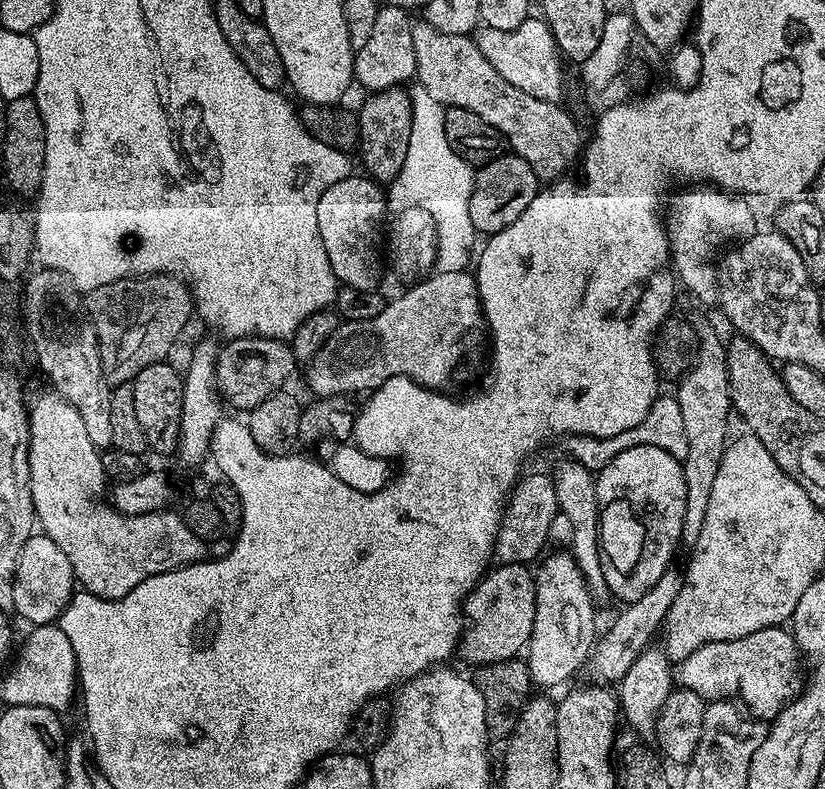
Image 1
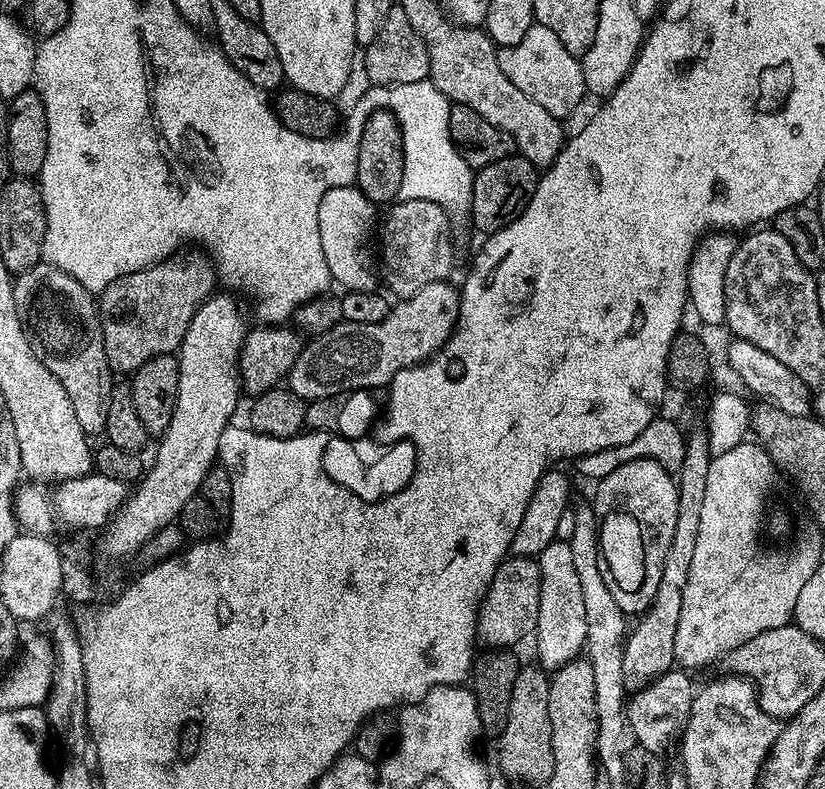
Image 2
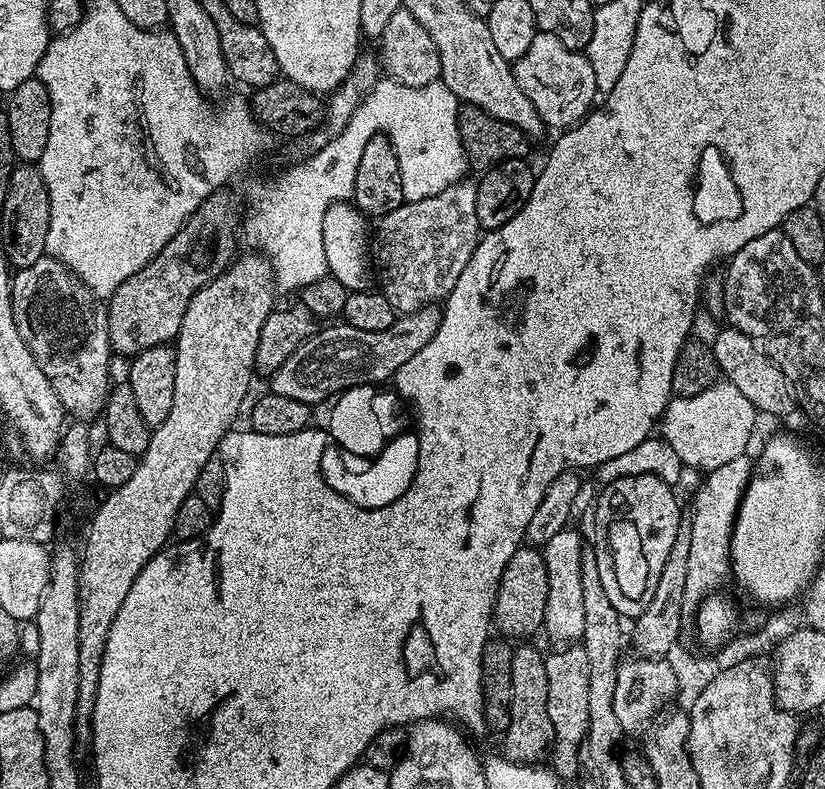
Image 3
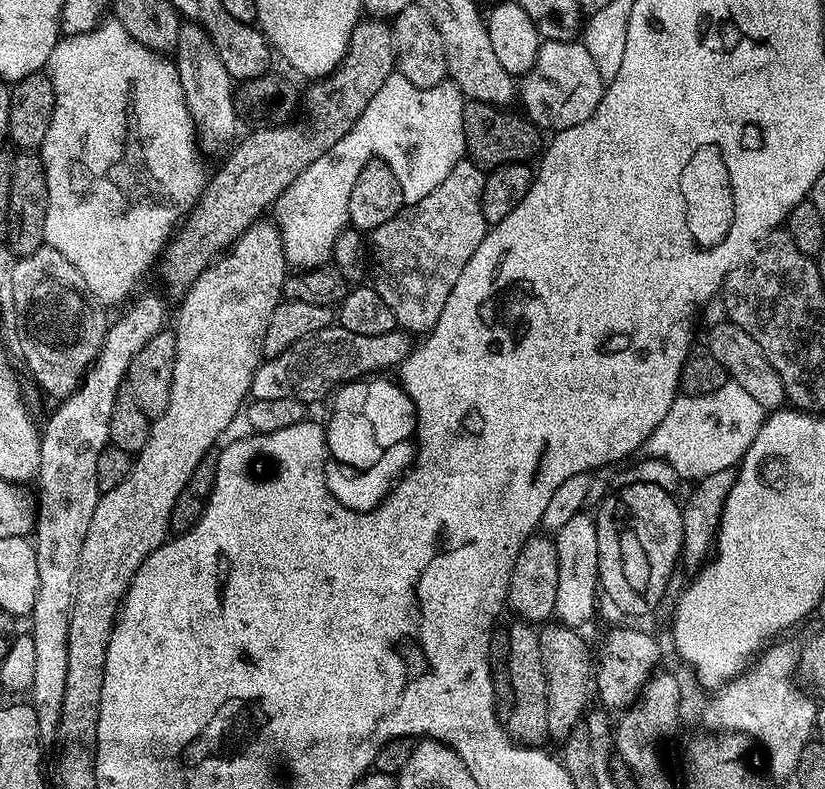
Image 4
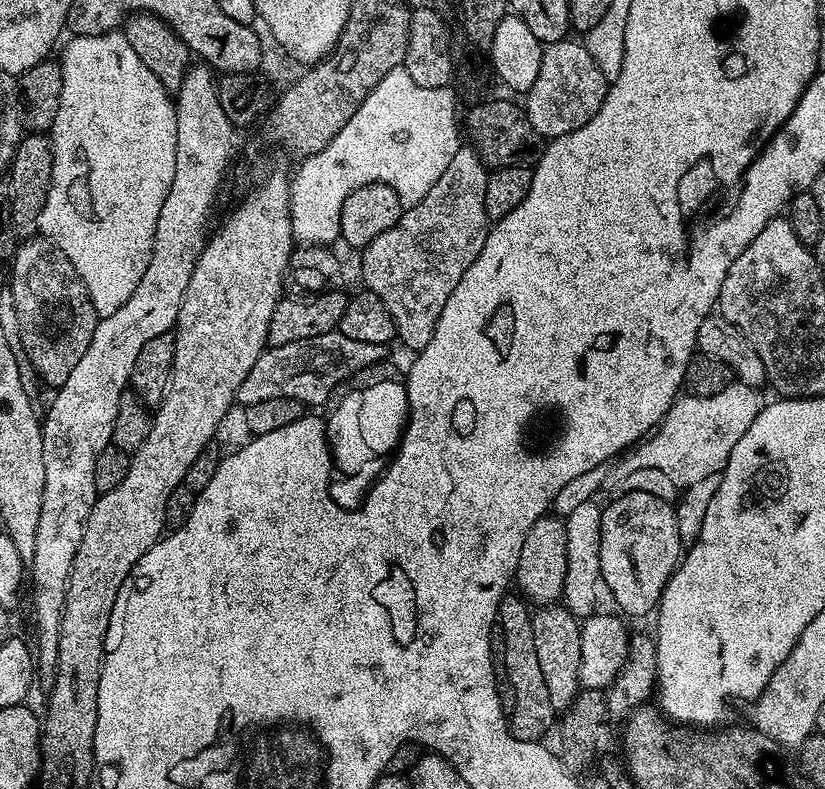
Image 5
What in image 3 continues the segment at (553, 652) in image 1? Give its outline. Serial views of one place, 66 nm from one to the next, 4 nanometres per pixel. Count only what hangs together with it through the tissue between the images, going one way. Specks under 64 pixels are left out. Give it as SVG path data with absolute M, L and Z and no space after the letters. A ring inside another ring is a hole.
M575 527L563 528L550 542L542 545L546 574L550 582L550 591L546 594L546 618L543 631L549 632L556 642L576 642L584 635L586 613L582 598L582 554L586 541L574 530Z

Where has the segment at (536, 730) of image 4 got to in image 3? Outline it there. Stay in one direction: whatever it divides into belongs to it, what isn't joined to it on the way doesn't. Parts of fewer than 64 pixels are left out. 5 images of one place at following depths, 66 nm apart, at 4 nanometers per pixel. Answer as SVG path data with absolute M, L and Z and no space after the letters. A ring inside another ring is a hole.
M520 642L513 647L513 666L511 667L512 697L509 700L509 728L502 733L504 739L503 755L515 764L539 765L540 760L549 755L554 738L554 726L546 710L546 662L545 653L539 652L532 642Z

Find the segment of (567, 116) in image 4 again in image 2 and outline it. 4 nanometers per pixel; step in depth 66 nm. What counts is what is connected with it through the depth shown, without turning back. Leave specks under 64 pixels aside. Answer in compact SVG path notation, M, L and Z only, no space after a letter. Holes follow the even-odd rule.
M533 23L530 30L526 30L526 38L509 48L500 48L496 54L496 60L502 66L502 74L514 82L526 98L534 98L538 106L550 110L550 114L557 118L565 118L586 97L584 86L584 65L562 42L558 42L557 36L546 26Z

